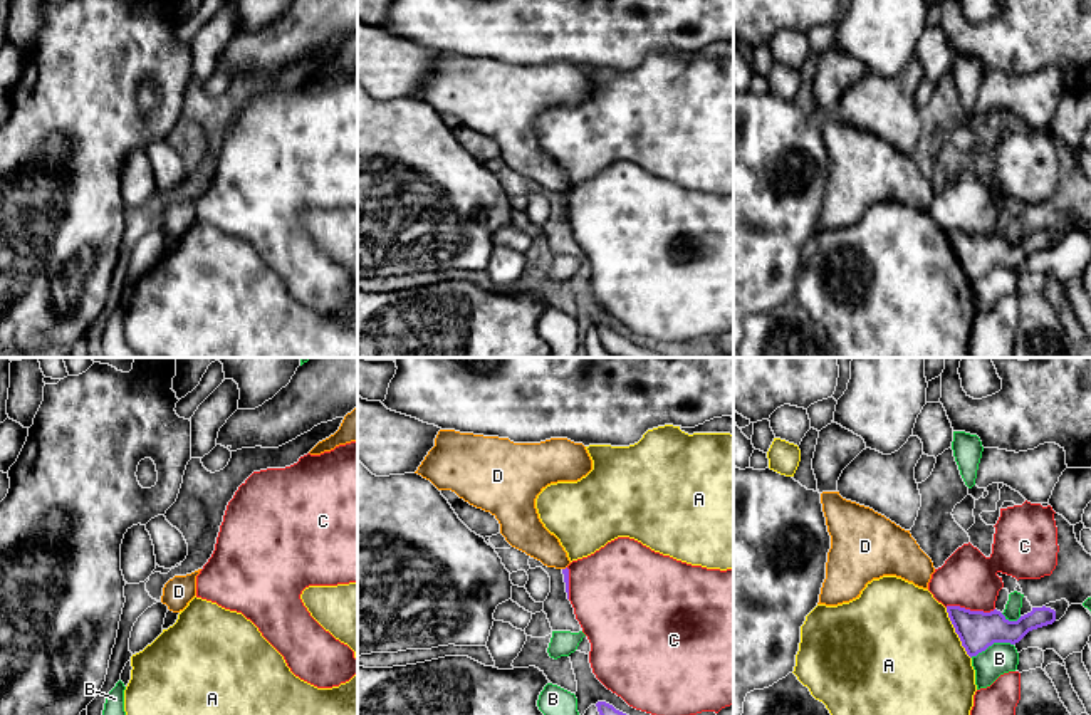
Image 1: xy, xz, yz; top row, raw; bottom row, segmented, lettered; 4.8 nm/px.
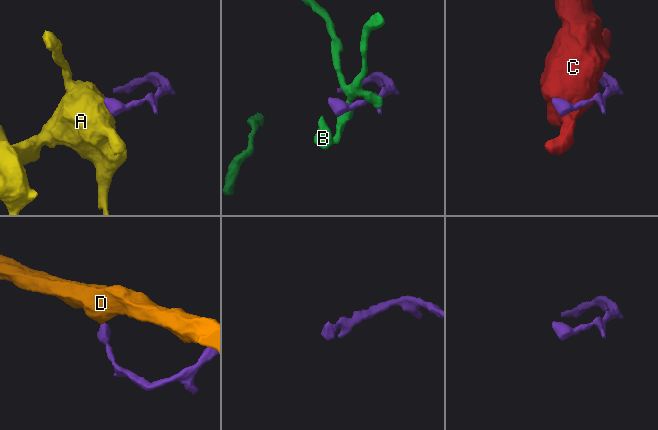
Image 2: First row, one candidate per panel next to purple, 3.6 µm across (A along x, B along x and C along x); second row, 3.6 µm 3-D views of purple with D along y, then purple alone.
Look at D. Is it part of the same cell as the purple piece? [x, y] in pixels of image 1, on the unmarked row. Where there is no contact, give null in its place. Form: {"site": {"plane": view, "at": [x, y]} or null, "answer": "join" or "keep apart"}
{"site": {"plane": "xz", "at": [566, 192]}, "answer": "keep apart"}

